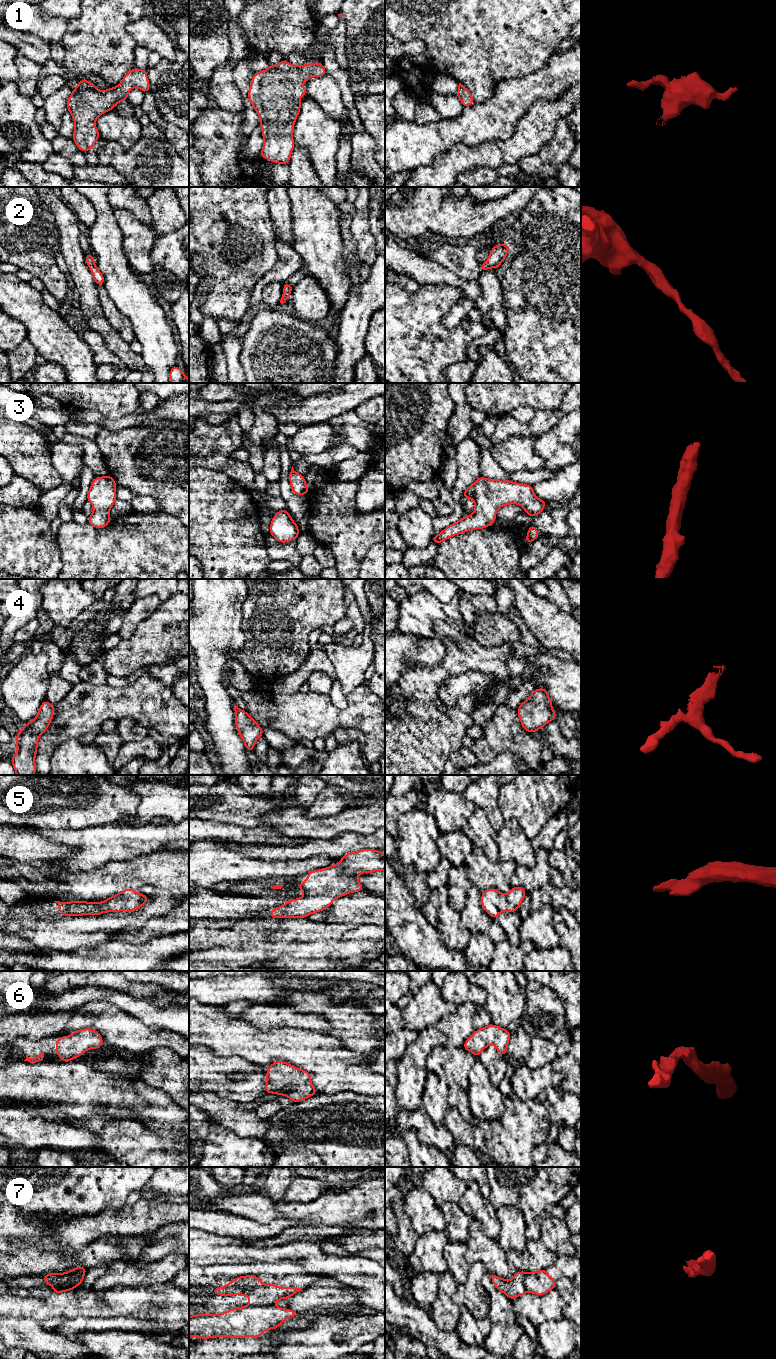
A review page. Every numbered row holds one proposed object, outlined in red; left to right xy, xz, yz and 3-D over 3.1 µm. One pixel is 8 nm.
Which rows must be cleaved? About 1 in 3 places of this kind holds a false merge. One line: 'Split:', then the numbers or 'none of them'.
Split: 7

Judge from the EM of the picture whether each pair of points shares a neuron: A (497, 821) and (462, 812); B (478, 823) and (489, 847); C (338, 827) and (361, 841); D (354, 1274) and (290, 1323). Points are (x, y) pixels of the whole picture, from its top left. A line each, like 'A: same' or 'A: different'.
A: different
B: same
C: different
D: different

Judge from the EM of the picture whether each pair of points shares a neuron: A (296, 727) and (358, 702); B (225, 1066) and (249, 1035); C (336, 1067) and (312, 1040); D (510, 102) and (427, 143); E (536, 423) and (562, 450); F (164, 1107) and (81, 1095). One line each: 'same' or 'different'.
A: same
B: different
C: same
D: same
E: different
F: same

